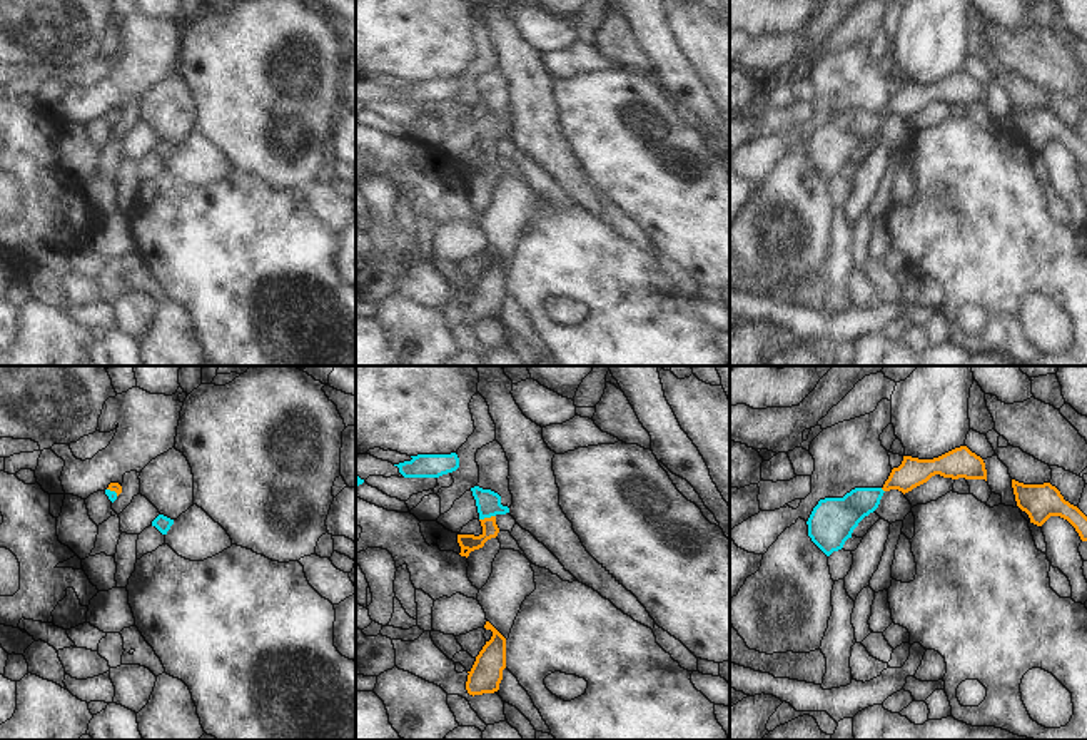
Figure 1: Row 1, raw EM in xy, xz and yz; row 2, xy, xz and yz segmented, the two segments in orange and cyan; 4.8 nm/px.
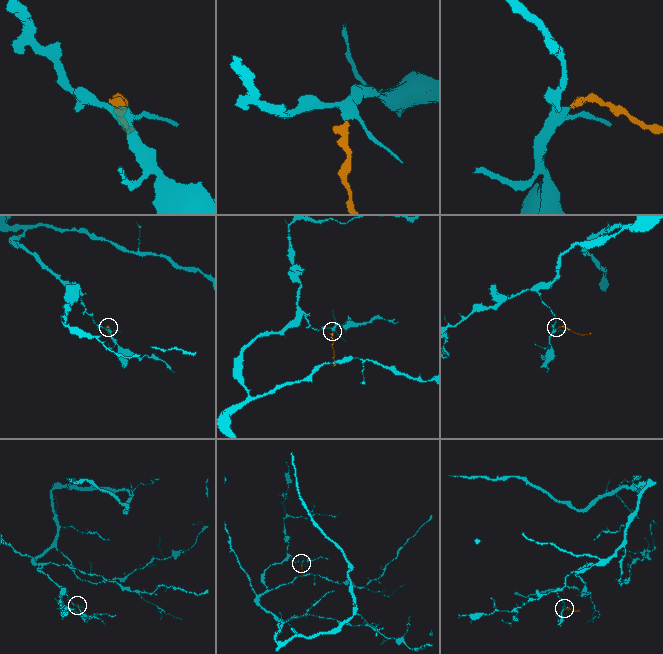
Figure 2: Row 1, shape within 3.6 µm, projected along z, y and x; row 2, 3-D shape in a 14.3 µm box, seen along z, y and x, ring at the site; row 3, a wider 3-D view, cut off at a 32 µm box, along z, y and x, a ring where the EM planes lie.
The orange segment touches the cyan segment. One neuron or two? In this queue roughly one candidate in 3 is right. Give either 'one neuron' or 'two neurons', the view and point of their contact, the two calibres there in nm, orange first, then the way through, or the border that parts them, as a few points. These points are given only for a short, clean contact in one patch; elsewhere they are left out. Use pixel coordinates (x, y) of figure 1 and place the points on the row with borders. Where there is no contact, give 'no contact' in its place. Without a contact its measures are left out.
one neuron; meets orange in xz at (486, 518); 80 nm thick on the orange side, 120 nm on the other; runs through xz (490, 528), (486, 518), (488, 503)

